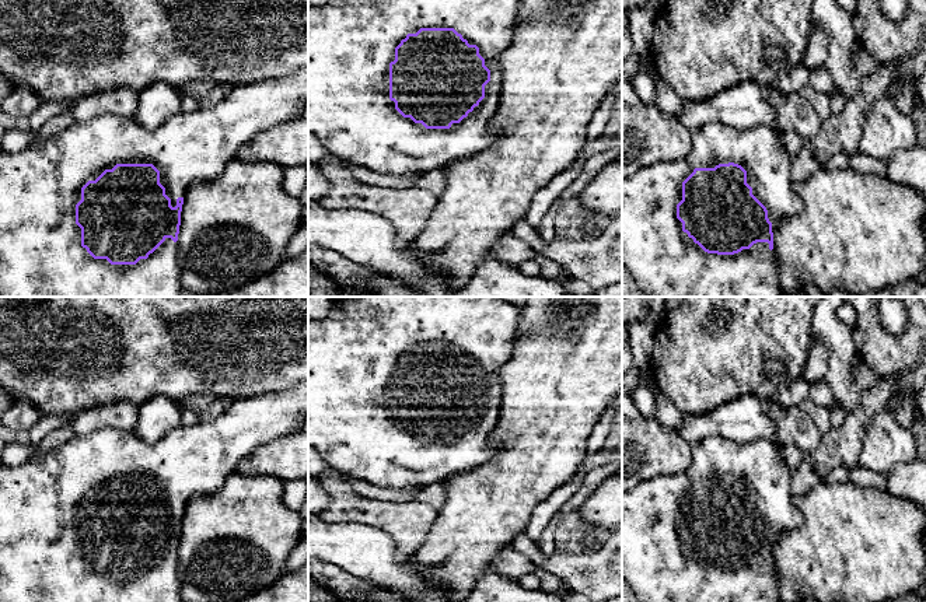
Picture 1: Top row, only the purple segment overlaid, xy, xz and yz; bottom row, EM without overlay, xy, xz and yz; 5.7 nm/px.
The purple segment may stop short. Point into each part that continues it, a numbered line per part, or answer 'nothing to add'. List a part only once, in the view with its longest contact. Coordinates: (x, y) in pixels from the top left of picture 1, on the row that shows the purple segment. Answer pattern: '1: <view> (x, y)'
1: xz (350, 42)

